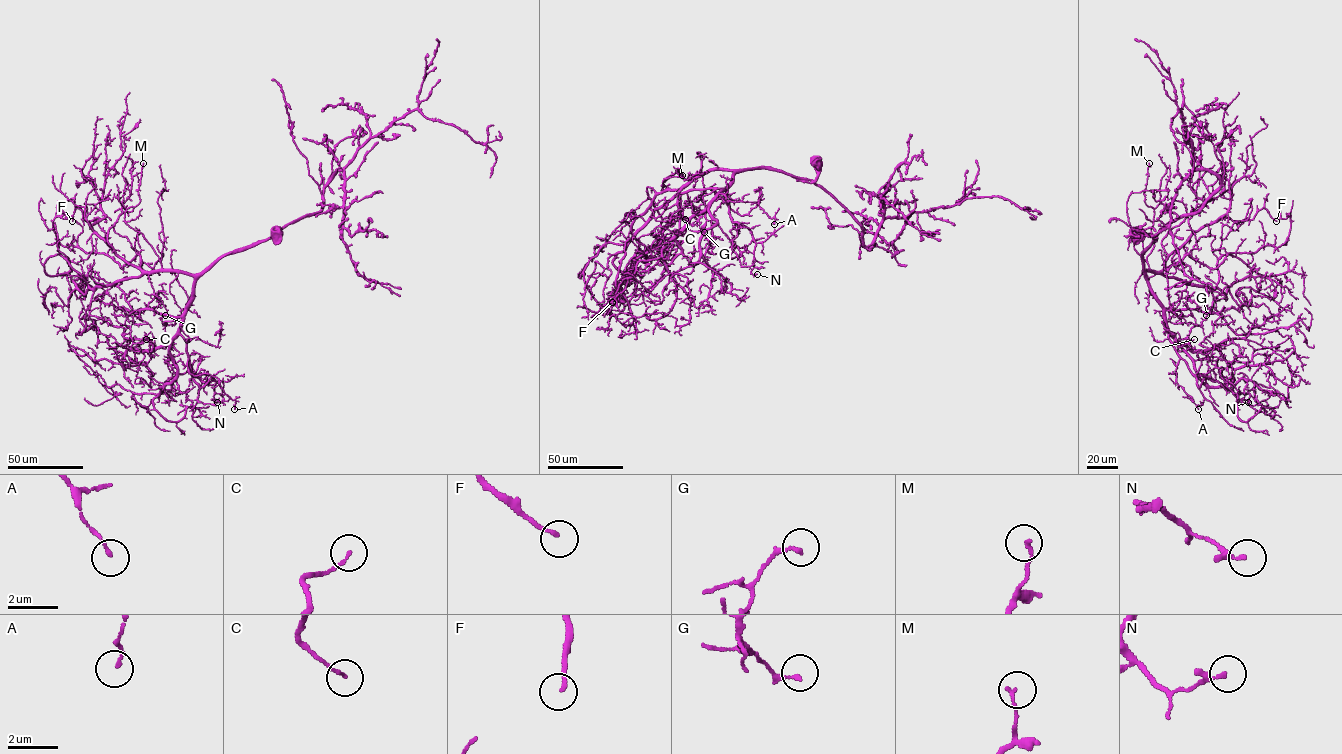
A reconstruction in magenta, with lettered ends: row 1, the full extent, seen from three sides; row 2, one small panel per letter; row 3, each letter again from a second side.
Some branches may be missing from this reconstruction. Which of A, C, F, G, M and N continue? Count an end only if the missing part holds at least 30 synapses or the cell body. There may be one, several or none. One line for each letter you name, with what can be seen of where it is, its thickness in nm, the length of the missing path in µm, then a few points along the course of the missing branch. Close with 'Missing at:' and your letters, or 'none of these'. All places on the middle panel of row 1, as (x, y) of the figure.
Missing at: none of these

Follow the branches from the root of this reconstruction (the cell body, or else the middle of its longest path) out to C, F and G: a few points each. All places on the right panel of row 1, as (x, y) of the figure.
C: (1135, 235), (1157, 238), (1143, 253), (1143, 274), (1163, 316), (1177, 309), (1195, 319), (1184, 343), (1194, 339)
F: (1135, 235), (1157, 238), (1143, 253), (1144, 274), (1219, 219), (1250, 220), (1263, 207), (1276, 221)
G: (1135, 235), (1157, 238), (1143, 253), (1143, 270), (1163, 309), (1163, 318), (1200, 325), (1206, 315)

